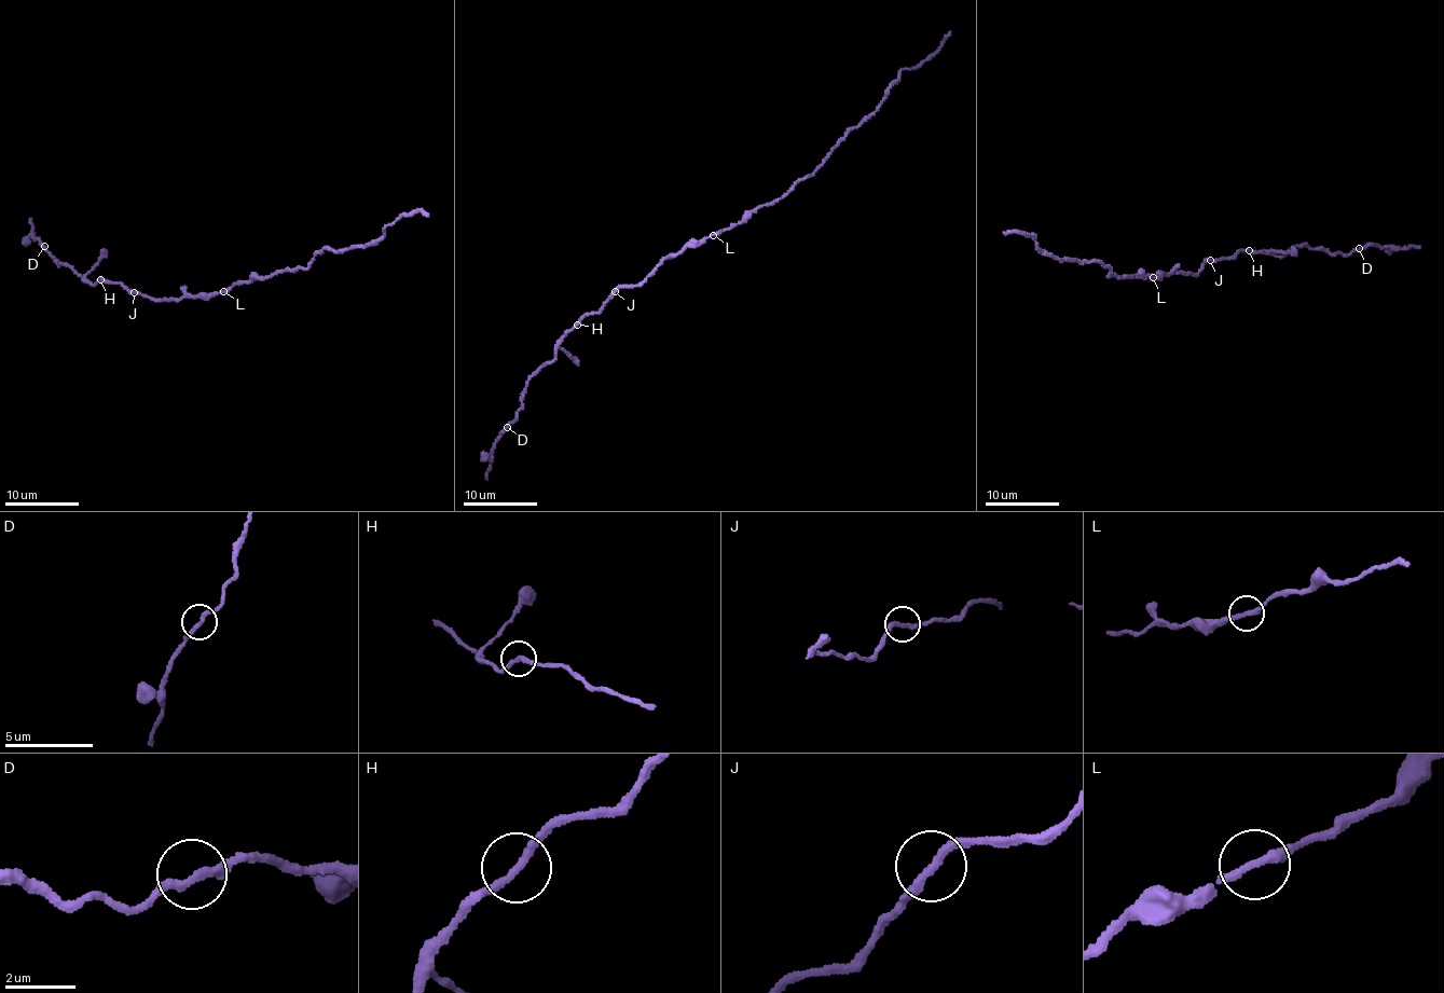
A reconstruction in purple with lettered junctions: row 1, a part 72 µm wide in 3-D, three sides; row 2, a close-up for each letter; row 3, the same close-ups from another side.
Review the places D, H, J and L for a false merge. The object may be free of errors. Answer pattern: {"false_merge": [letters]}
{"false_merge": []}

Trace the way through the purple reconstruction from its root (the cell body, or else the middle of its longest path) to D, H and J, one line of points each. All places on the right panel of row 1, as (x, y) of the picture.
D: (1161, 279), (1171, 271), (1194, 275), (1201, 263), (1240, 249), (1280, 256), (1301, 245), (1351, 254), (1359, 248)
H: (1161, 279), (1163, 273), (1194, 275), (1210, 260), (1249, 250)
J: (1161, 279), (1163, 273), (1171, 275), (1171, 271), (1194, 275), (1201, 263), (1210, 260)

